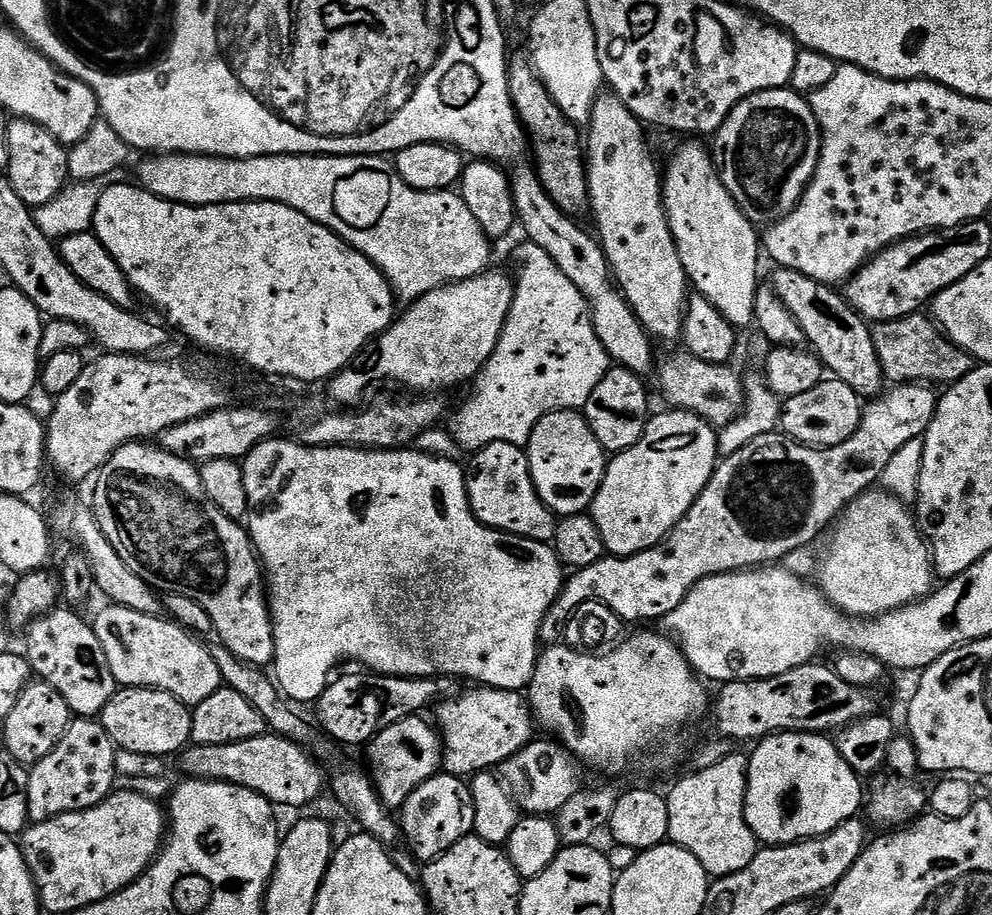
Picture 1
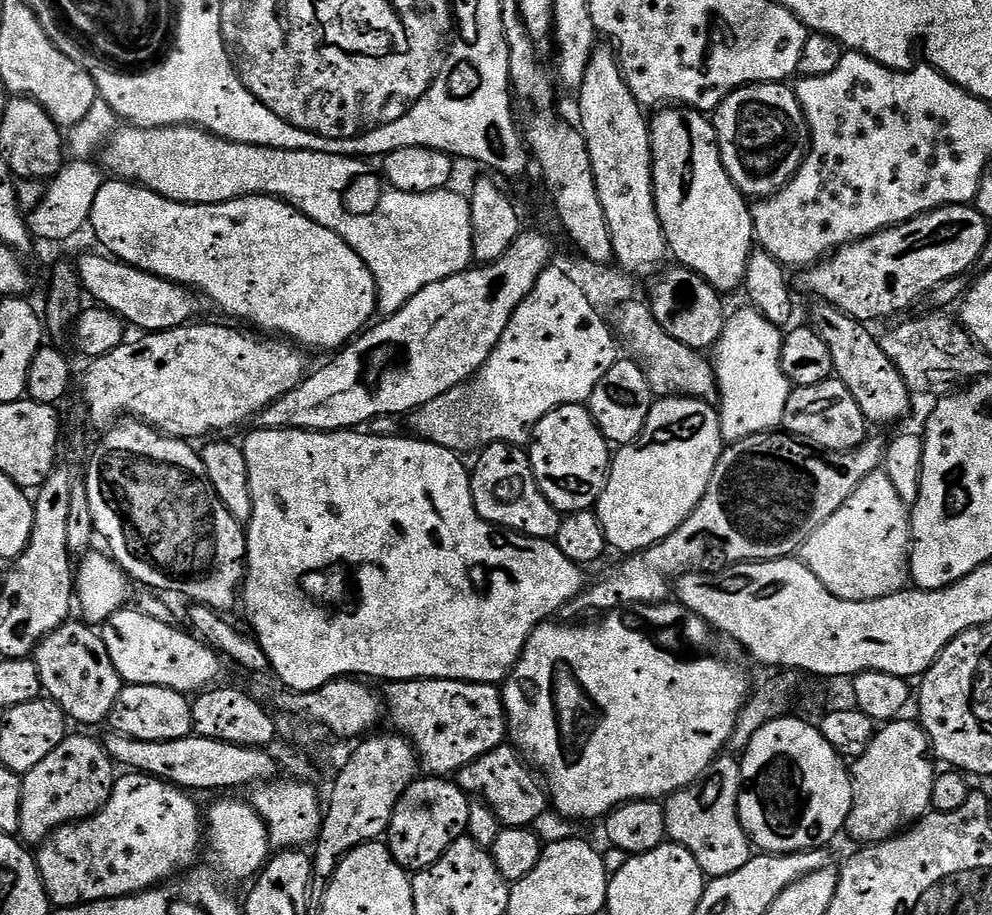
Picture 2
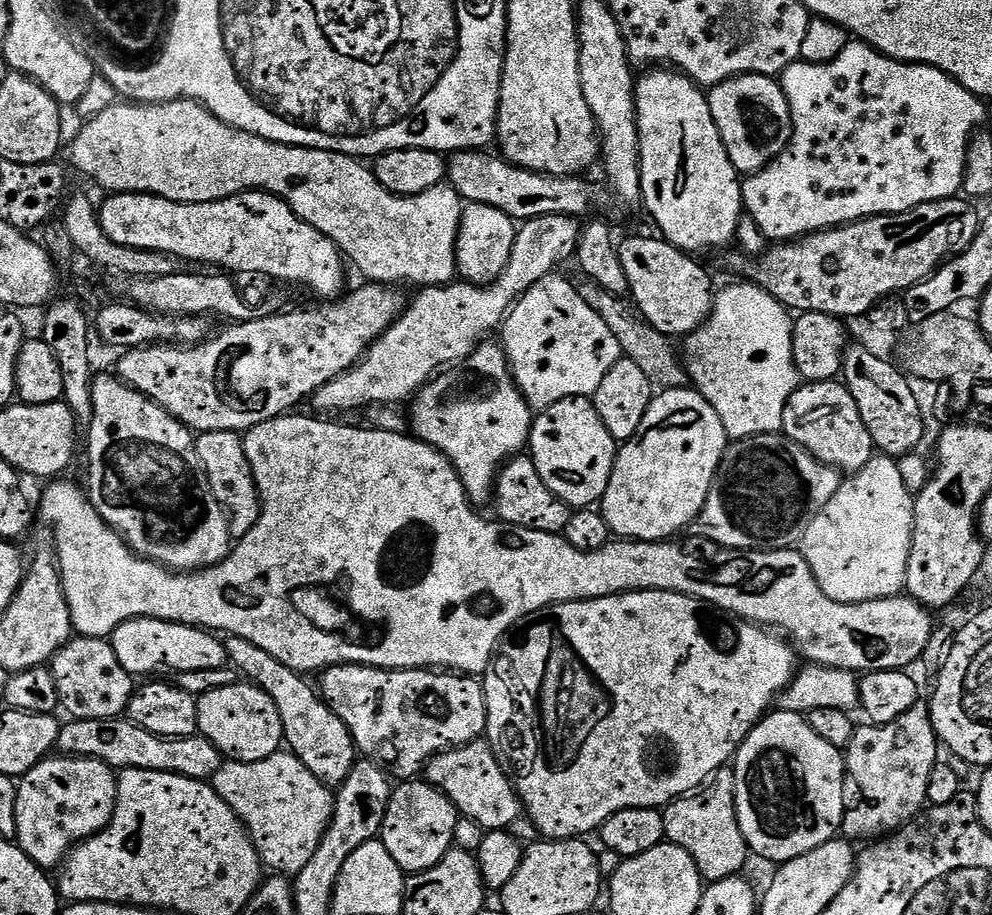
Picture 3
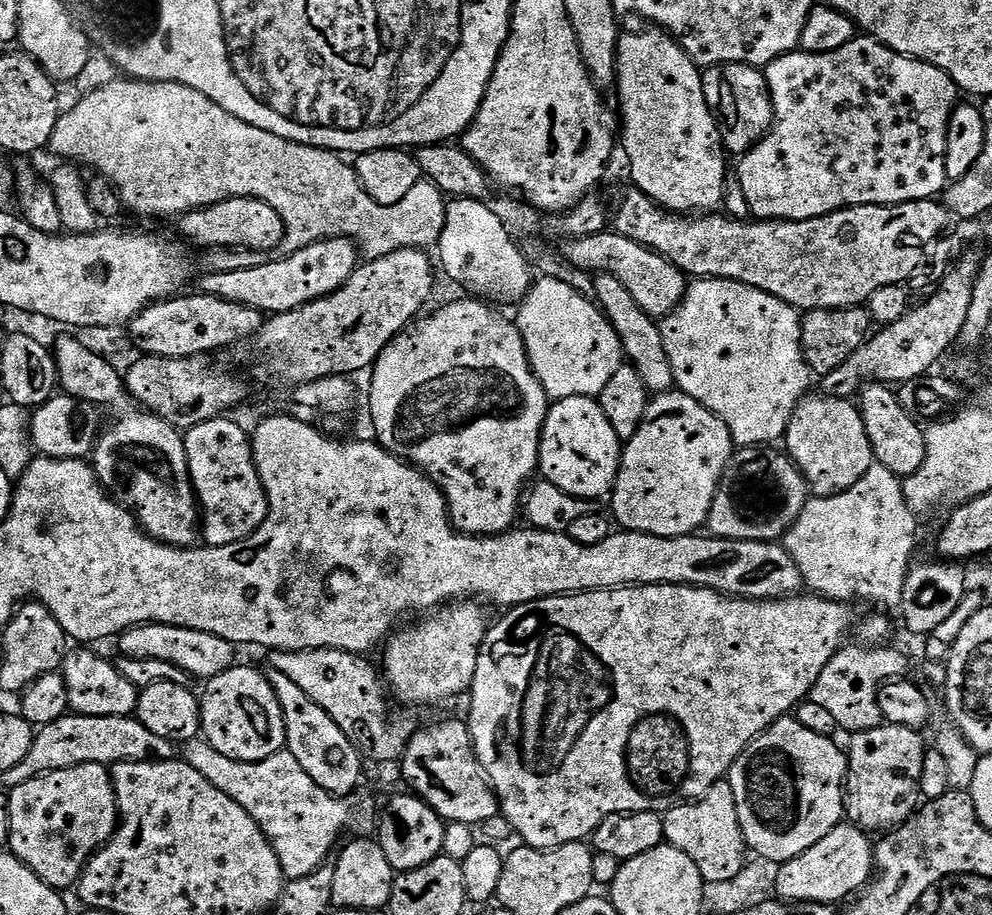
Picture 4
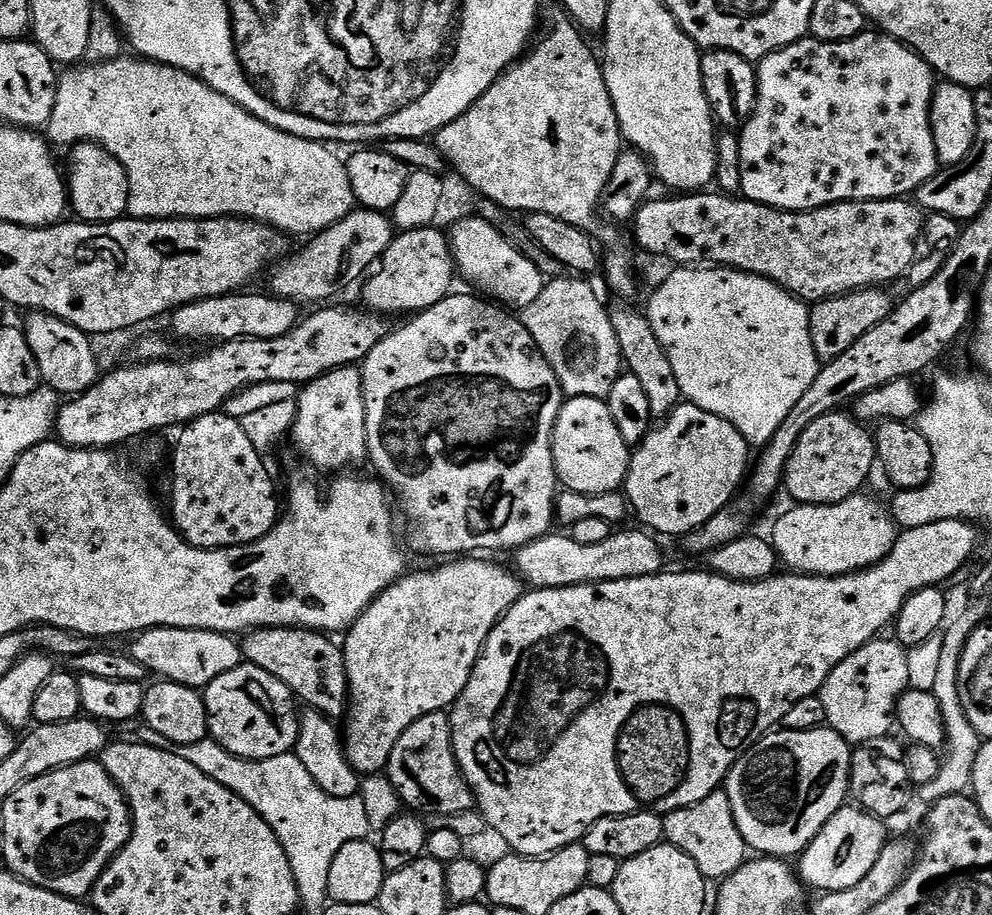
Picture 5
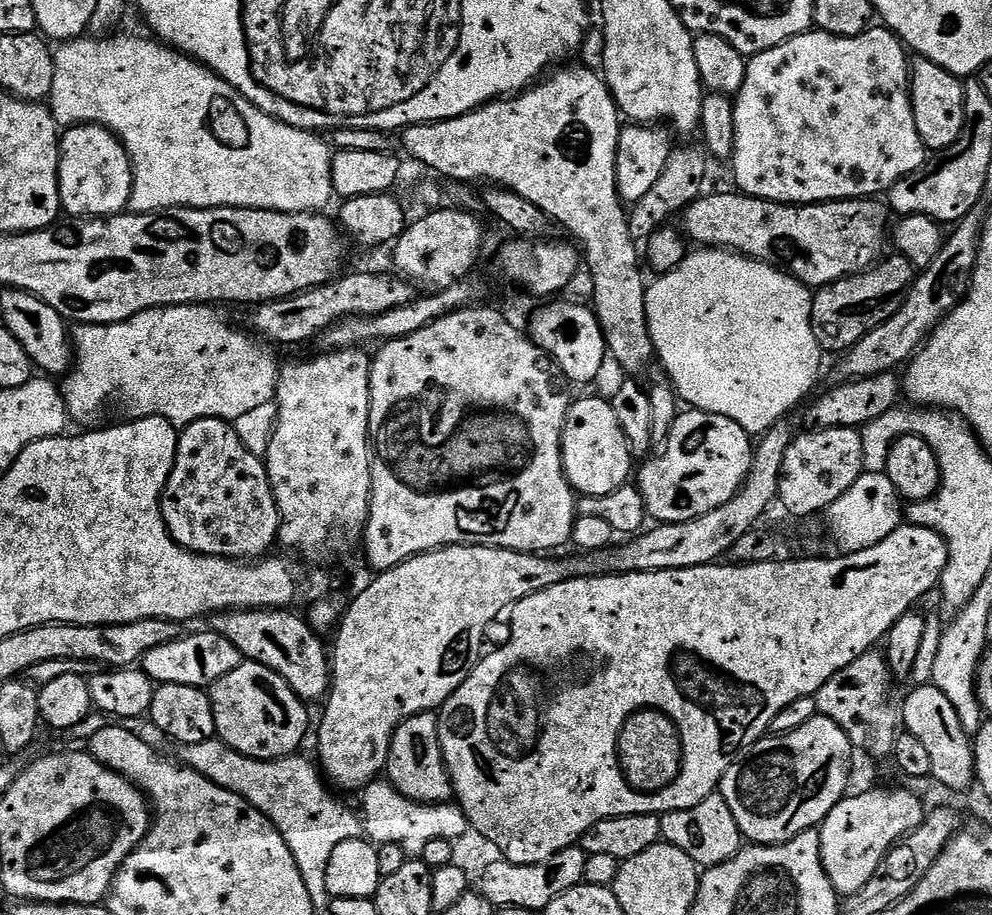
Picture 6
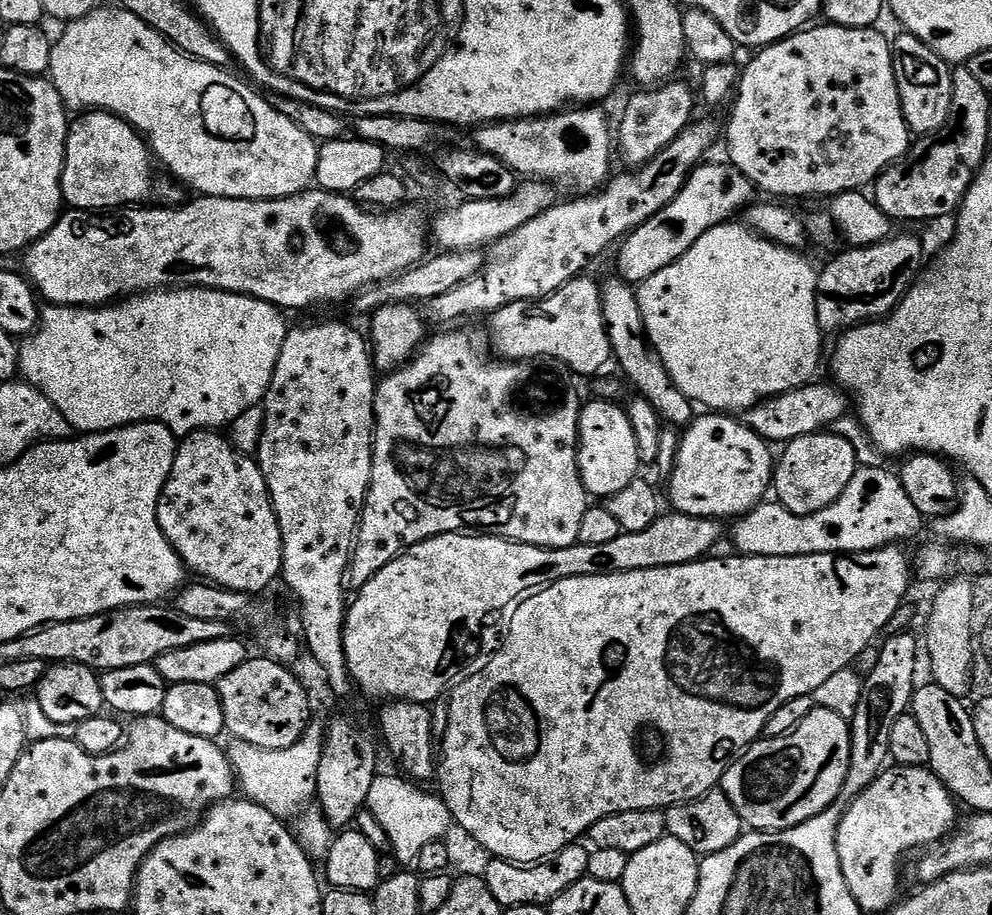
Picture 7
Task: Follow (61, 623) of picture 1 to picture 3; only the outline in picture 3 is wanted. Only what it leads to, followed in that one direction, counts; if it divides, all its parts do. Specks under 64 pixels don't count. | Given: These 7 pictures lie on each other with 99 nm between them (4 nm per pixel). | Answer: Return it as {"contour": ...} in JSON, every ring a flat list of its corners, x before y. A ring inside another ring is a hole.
{"contour":[[77,635,67,640,58,650,58,654,50,662,54,674,54,686,58,686,60,708,68,711,73,720,115,720,123,717,128,710,128,703,134,691,134,677,118,662,118,654,114,654,111,643,98,636]]}

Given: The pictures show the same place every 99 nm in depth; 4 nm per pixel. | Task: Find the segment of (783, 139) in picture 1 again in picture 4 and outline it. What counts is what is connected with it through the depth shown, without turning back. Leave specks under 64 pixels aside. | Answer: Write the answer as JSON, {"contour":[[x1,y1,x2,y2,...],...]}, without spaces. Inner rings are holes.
{"contour":[[719,64,703,73,704,93,729,153,749,152,772,128,772,95,763,71,749,64]]}

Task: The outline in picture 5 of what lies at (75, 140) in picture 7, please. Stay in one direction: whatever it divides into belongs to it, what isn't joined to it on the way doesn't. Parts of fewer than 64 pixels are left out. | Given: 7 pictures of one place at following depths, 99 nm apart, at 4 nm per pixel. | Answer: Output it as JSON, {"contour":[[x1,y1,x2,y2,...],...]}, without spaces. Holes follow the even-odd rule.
{"contour":[[78,144,71,149,72,165,66,168,66,187,71,211,76,211,81,221,90,224,109,224,112,220,119,220,128,211,128,183,126,170,122,170,122,162,118,162,105,150,101,144]]}

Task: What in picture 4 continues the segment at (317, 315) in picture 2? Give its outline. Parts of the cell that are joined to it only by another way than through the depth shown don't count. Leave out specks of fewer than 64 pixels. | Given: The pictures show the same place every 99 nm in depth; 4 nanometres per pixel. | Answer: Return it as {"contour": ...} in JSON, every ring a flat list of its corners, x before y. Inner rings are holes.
{"contour":[[249,196,223,200,209,208,195,208,193,212,183,213,179,220,183,239,200,248,249,248,252,252,268,252,271,248,279,249,284,242,284,223,278,210]]}

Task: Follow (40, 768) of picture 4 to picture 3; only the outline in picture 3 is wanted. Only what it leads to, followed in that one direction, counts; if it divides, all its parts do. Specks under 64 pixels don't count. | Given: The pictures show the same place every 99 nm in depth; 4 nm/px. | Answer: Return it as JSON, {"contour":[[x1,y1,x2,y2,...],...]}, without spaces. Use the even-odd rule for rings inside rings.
{"contour":[[127,718,115,720,73,720,61,723,56,742,65,757,85,756,87,760,101,760,113,770,137,768,138,770,158,770,194,778,205,782,220,768,220,751,199,734,194,736,159,736]]}

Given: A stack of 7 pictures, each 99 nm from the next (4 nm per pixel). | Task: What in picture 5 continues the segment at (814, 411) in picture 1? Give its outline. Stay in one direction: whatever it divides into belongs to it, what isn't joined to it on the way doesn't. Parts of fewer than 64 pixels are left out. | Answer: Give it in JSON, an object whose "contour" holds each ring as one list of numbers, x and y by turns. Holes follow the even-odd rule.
{"contour":[[837,410,810,422,806,434,798,438,794,454,784,468,783,491,793,496,797,505,836,504,859,493,868,475,878,464,876,441,863,423,844,410]]}

